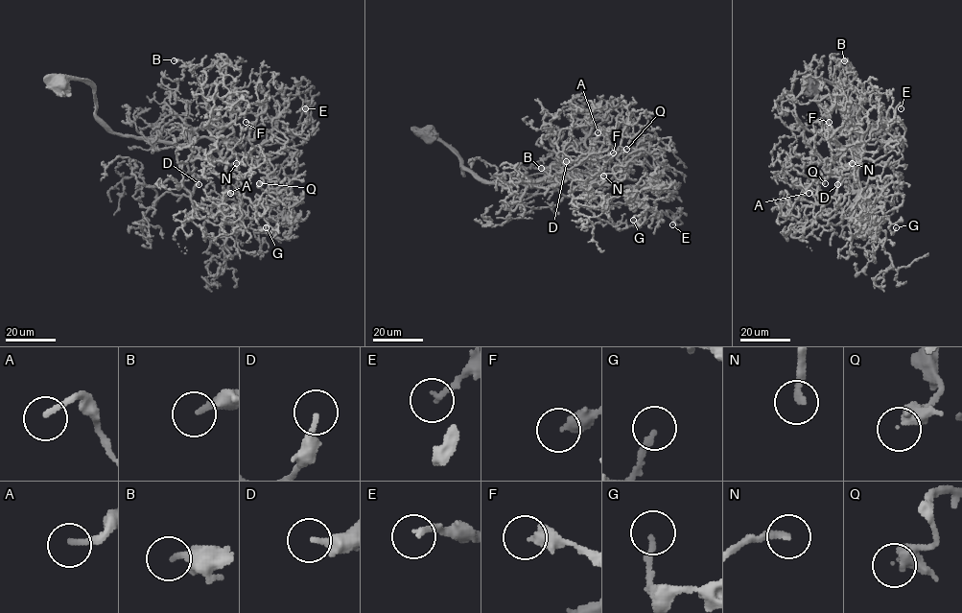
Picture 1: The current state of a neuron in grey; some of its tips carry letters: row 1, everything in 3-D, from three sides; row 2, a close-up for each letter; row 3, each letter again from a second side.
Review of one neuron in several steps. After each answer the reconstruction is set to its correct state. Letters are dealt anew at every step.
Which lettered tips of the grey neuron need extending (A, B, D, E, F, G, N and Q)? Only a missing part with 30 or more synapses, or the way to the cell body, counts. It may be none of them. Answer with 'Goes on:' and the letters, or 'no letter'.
Goes on: A, D, N, Q

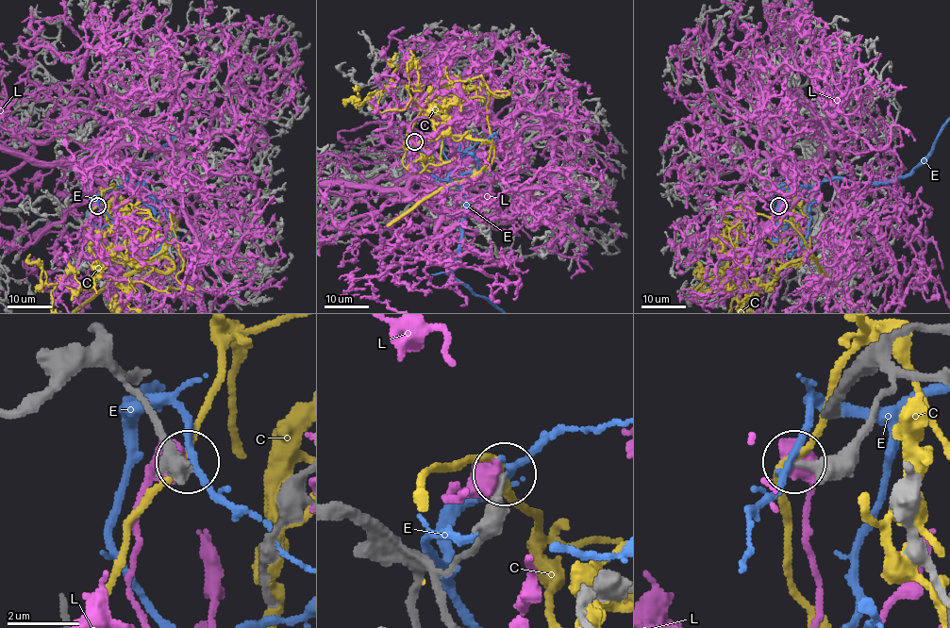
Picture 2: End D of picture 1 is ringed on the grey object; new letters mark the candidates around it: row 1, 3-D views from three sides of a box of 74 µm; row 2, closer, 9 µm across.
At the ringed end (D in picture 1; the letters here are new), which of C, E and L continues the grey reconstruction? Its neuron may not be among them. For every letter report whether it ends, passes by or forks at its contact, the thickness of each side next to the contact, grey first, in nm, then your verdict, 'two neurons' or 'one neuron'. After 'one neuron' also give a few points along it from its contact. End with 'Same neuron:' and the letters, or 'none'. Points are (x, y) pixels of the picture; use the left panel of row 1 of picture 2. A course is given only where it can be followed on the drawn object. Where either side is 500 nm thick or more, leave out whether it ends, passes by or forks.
C: it passes by | 360/190 nm | two neurons
E: it passes by | 280/190 nm | two neurons
L: 550/480 nm | two neurons
Same neuron: none

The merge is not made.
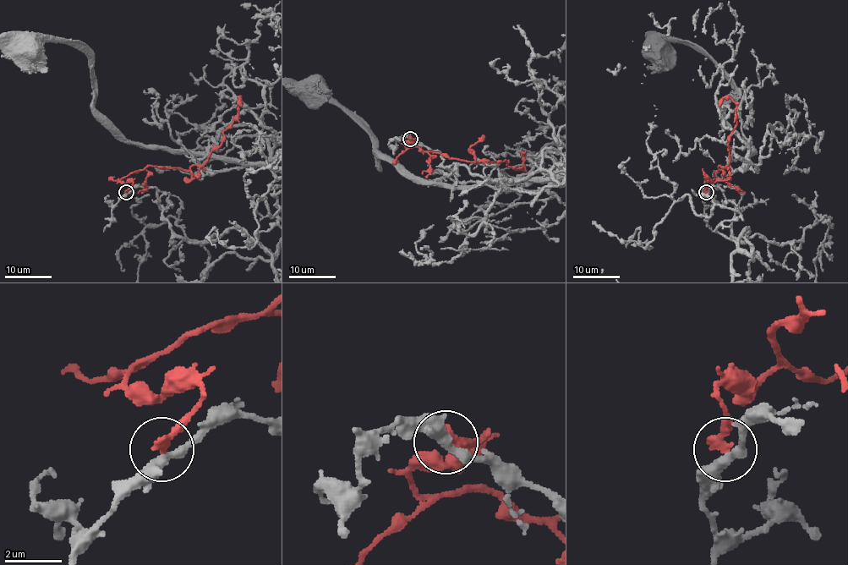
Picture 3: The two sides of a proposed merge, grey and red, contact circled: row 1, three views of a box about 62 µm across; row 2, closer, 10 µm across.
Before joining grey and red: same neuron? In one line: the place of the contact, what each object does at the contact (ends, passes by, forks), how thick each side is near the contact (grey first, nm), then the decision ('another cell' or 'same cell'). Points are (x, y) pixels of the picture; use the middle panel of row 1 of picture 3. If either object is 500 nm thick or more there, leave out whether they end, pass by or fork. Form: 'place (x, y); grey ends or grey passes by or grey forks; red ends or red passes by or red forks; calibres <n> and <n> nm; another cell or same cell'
place (410, 139); grey forks; red ends; calibres 280 and 280 nm; another cell

